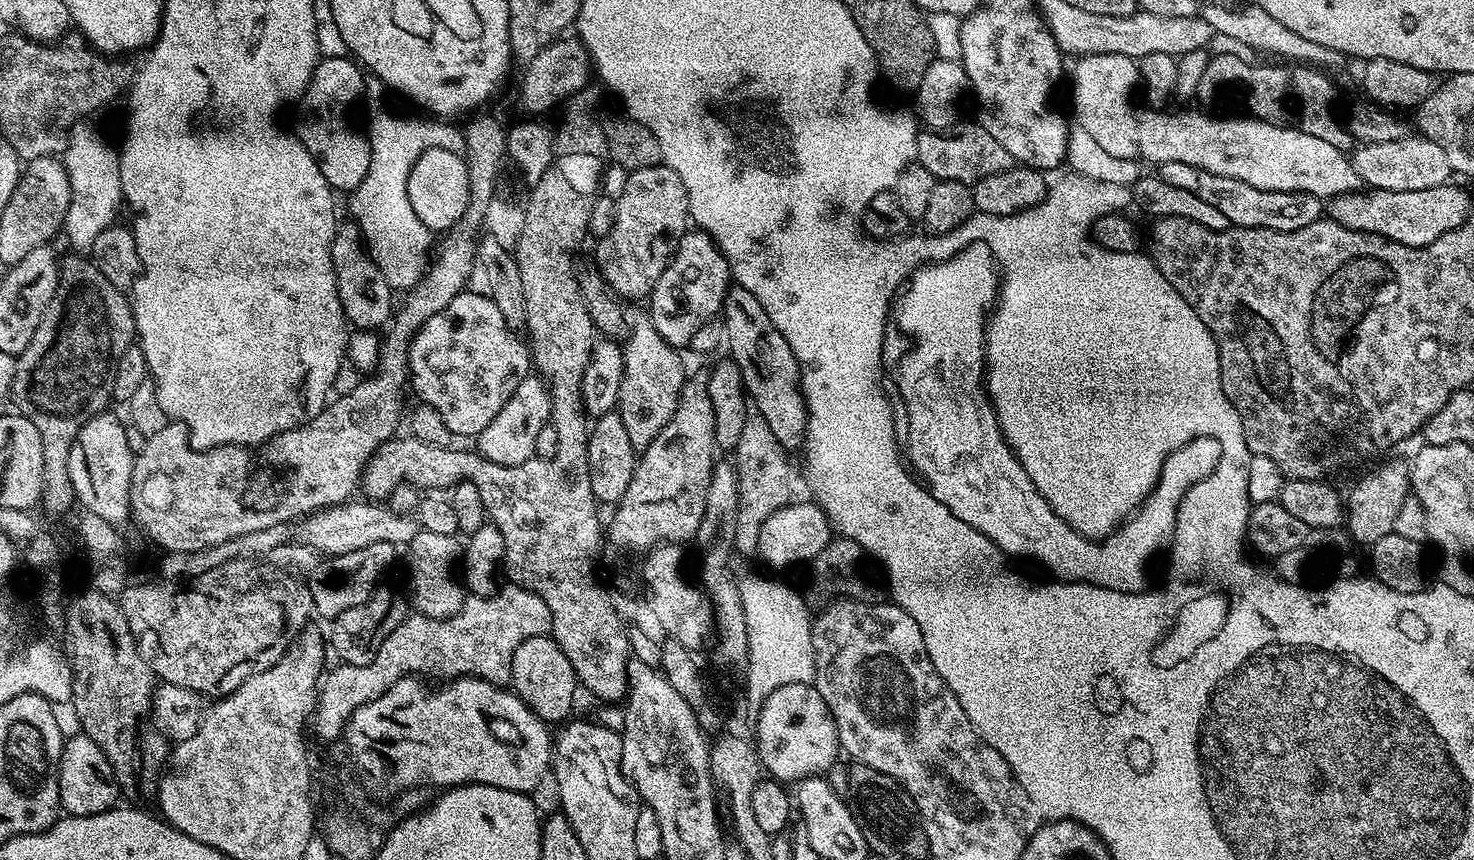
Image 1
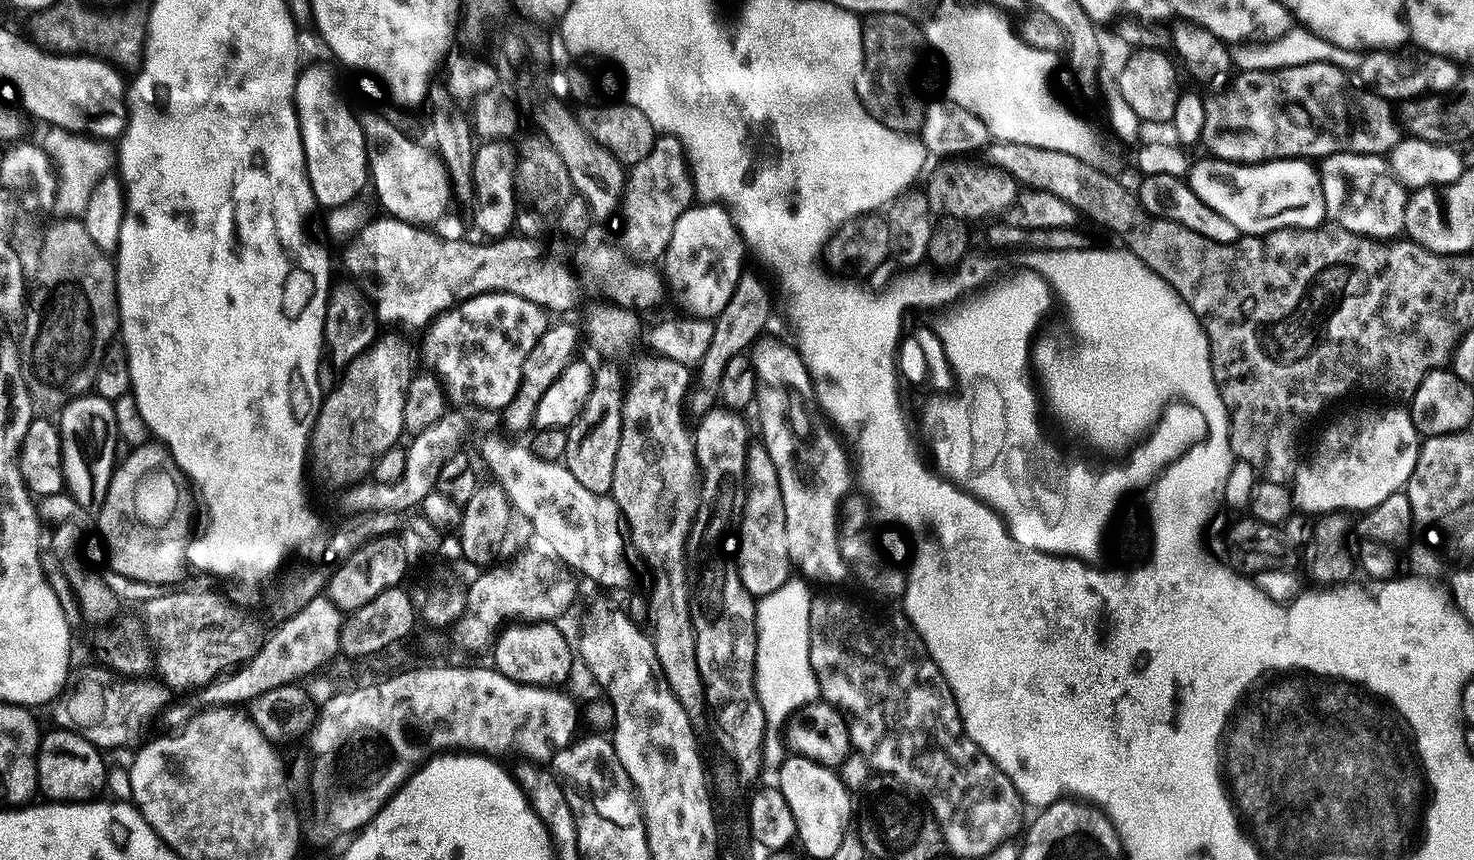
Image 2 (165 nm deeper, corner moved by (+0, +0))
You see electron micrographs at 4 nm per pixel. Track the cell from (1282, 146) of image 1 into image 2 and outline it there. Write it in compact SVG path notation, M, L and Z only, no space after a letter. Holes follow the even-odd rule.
M1339 152L1323 157L1318 171L1328 211L1327 219L1331 223L1341 224L1354 234L1381 242L1391 241L1405 231L1410 192L1392 172L1391 163L1384 156Z

